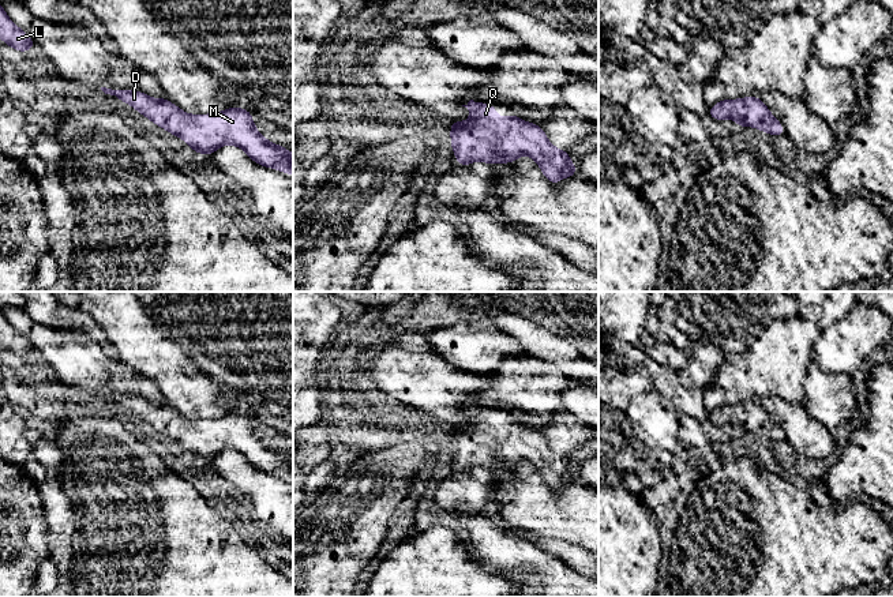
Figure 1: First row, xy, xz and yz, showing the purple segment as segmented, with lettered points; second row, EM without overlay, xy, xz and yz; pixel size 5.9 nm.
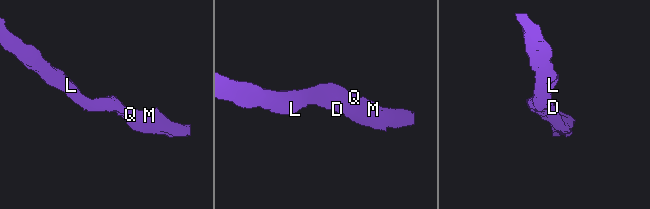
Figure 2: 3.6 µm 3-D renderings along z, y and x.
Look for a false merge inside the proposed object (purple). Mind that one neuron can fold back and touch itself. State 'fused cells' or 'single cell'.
single cell

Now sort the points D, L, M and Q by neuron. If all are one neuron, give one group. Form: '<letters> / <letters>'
D L M Q

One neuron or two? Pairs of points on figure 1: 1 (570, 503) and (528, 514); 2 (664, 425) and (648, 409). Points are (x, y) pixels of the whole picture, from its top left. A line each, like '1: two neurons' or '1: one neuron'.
1: one neuron
2: one neuron

